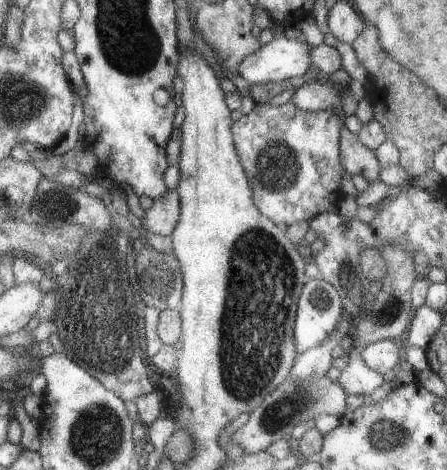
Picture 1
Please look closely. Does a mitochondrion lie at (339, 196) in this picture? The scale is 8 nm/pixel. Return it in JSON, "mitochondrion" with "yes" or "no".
{"mitochondrion":"no"}

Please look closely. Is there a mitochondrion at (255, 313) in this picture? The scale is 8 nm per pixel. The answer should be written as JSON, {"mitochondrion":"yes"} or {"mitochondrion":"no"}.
{"mitochondrion":"yes"}

